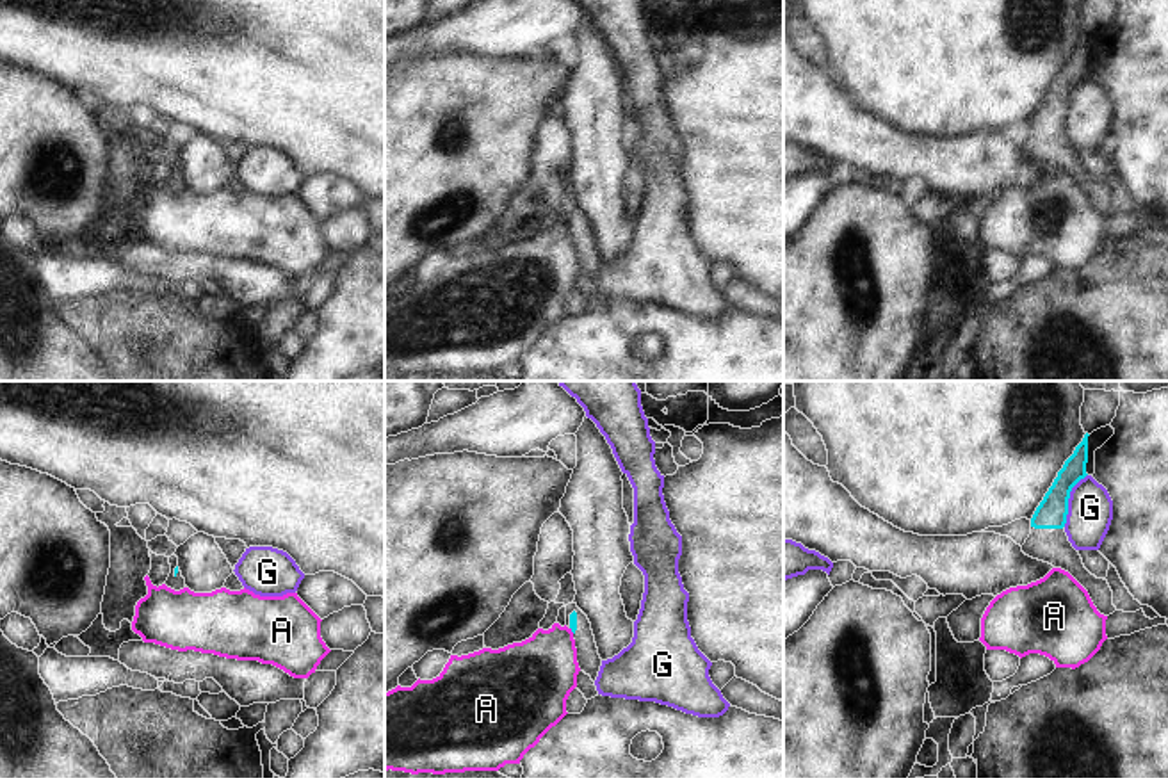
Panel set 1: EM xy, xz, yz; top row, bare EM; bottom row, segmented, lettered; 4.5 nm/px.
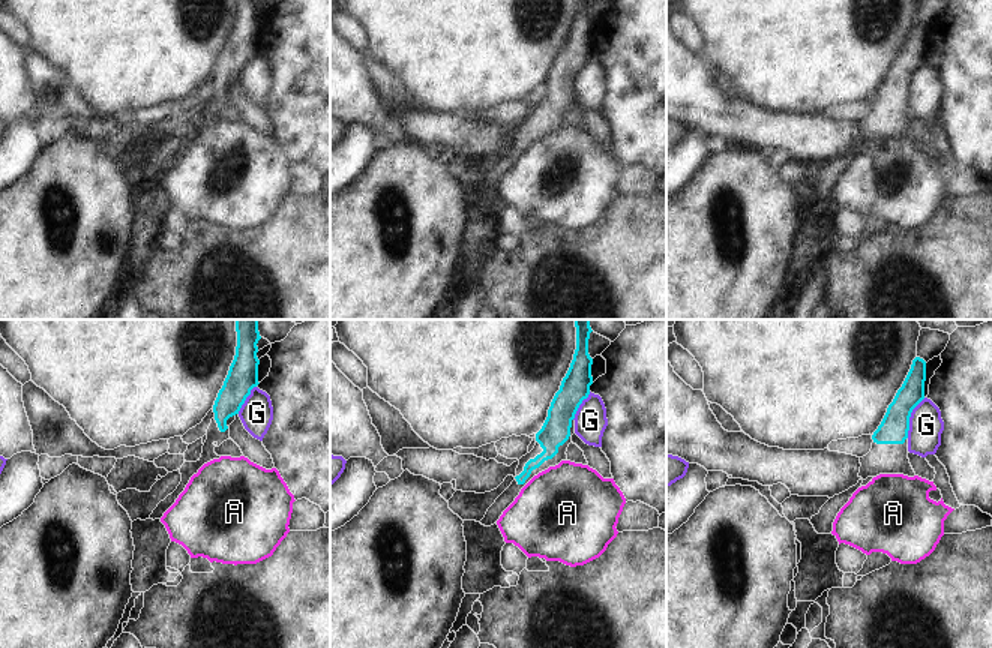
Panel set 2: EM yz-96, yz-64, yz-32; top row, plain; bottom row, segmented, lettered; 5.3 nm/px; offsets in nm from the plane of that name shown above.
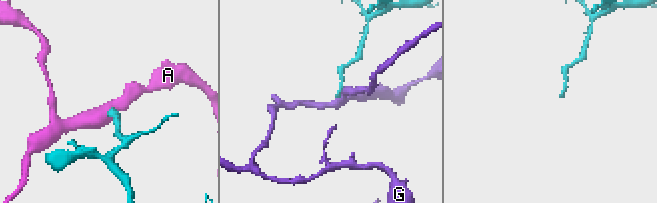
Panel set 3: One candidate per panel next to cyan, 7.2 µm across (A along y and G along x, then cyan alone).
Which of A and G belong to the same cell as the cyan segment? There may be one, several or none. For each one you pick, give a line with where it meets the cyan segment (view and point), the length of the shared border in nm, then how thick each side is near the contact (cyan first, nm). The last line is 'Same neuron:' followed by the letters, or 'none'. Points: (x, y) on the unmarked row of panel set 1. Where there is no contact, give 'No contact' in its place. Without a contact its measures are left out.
Same neuron: none

